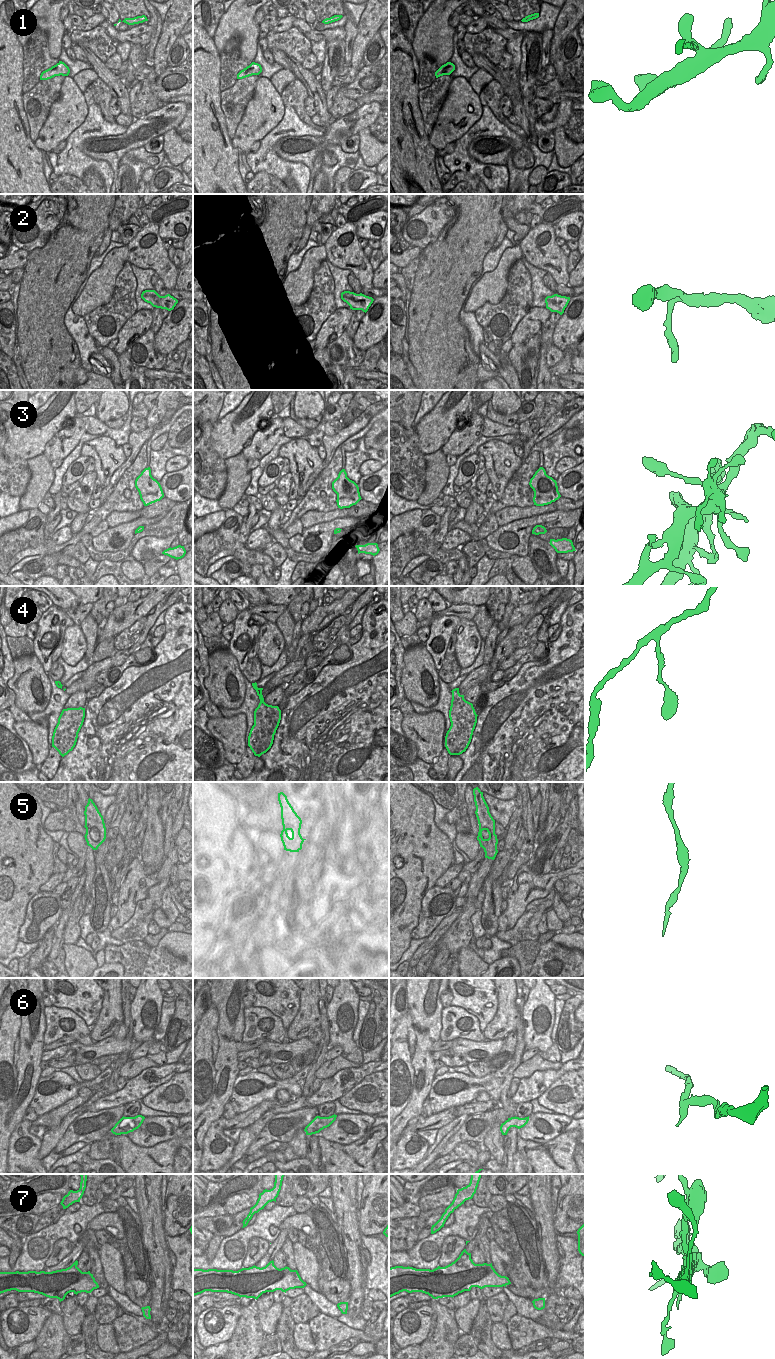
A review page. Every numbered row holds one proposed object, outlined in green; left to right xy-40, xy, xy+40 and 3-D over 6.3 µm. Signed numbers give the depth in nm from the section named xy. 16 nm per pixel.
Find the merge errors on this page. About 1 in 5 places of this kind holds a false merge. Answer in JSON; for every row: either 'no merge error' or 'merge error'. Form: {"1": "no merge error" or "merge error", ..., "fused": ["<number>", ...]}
{"1": "no merge error", "2": "no merge error", "3": "no merge error", "4": "no merge error", "5": "no merge error", "6": "no merge error", "7": "merge error", "fused": ["7"]}

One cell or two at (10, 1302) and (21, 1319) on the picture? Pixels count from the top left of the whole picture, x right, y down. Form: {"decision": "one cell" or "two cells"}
{"decision": "two cells"}

